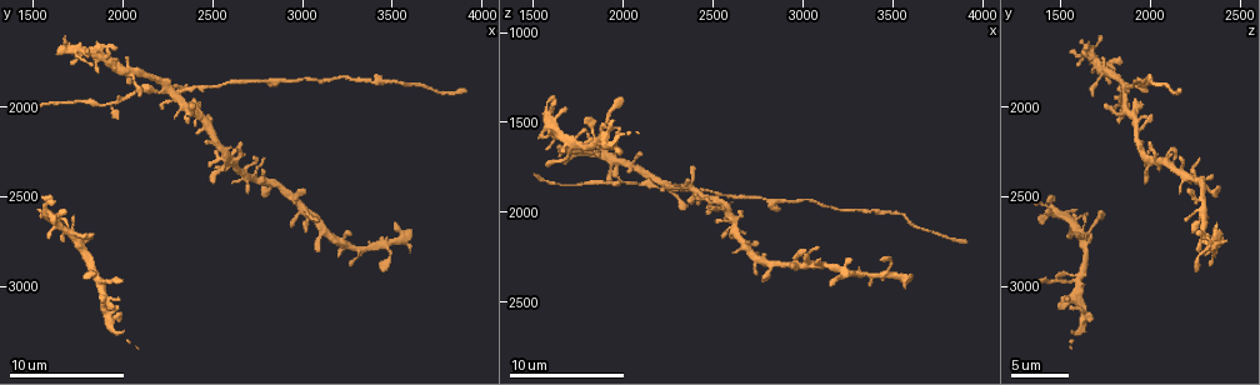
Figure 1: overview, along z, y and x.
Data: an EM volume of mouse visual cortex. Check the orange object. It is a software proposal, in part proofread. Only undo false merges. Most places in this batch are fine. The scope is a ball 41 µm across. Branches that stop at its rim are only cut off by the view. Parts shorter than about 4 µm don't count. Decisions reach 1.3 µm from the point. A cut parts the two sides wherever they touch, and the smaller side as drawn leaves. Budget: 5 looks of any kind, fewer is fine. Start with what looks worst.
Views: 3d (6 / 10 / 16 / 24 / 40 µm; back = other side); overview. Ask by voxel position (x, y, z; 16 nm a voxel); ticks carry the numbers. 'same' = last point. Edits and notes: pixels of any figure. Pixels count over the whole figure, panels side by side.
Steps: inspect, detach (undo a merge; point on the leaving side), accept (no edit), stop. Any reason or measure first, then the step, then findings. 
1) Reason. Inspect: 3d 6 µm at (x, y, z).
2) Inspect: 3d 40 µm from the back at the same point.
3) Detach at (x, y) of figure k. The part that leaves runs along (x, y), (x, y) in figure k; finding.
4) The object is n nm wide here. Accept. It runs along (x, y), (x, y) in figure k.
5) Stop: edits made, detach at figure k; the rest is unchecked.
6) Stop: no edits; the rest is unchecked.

Inspect: 3d 10 µm at (2320, 1940, 1880).

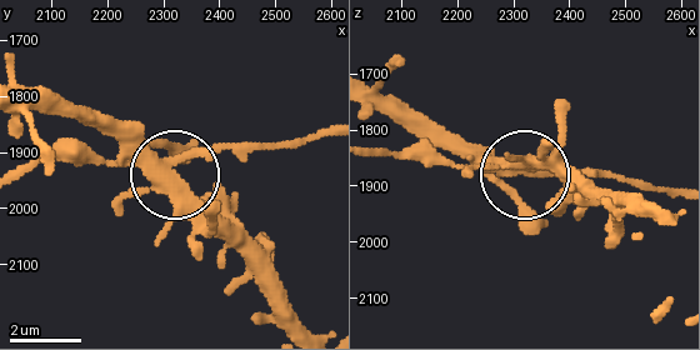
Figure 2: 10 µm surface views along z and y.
The object is 350 nm wide here. Accept. It runs along (374, 151), (401, 160), (604, 169) in figure 2; continuous, no second neuron.

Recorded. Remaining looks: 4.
Calibre changes. Inspect: 3d 10 µm at (2900, 1860, 1920).

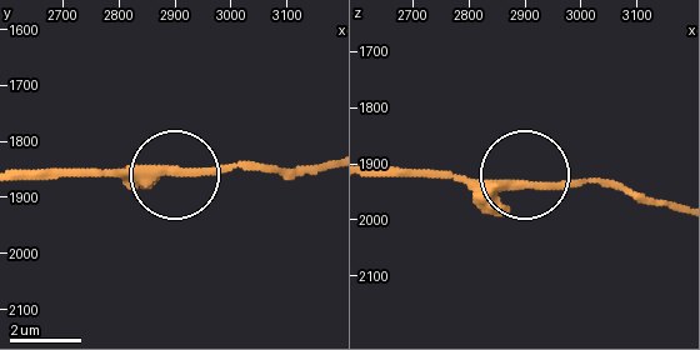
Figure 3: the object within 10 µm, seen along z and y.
Accept. It runs along (23, 176), (210, 176), (270, 168) in figure 3; all the same neuron.

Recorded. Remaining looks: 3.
Sudden change in width. Inspect: 3d 16 µm at (2580, 1860, 1920).

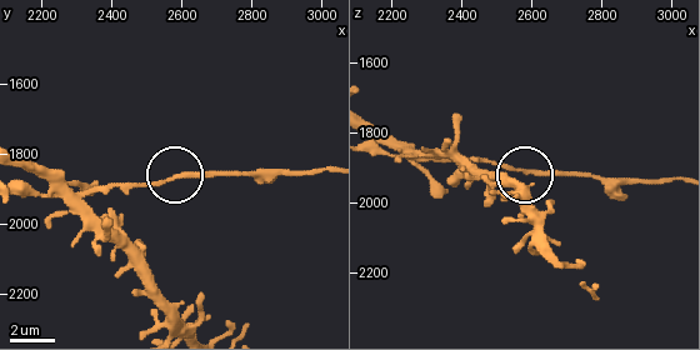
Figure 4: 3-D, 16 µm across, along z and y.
Accept. One neuron here.

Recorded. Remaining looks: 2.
Stop: no edits; the rest is unchecked.

